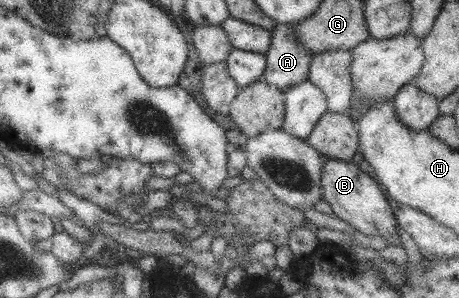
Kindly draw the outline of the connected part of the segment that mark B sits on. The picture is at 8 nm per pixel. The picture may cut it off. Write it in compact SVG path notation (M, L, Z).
M323 154L322 156L324 156L320 179L322 197L330 204L334 214L364 235L382 237L388 246L402 246L395 212L392 210L386 193L384 194L382 191L383 187L377 180L360 170L360 167L352 161L332 159L332 157Z

